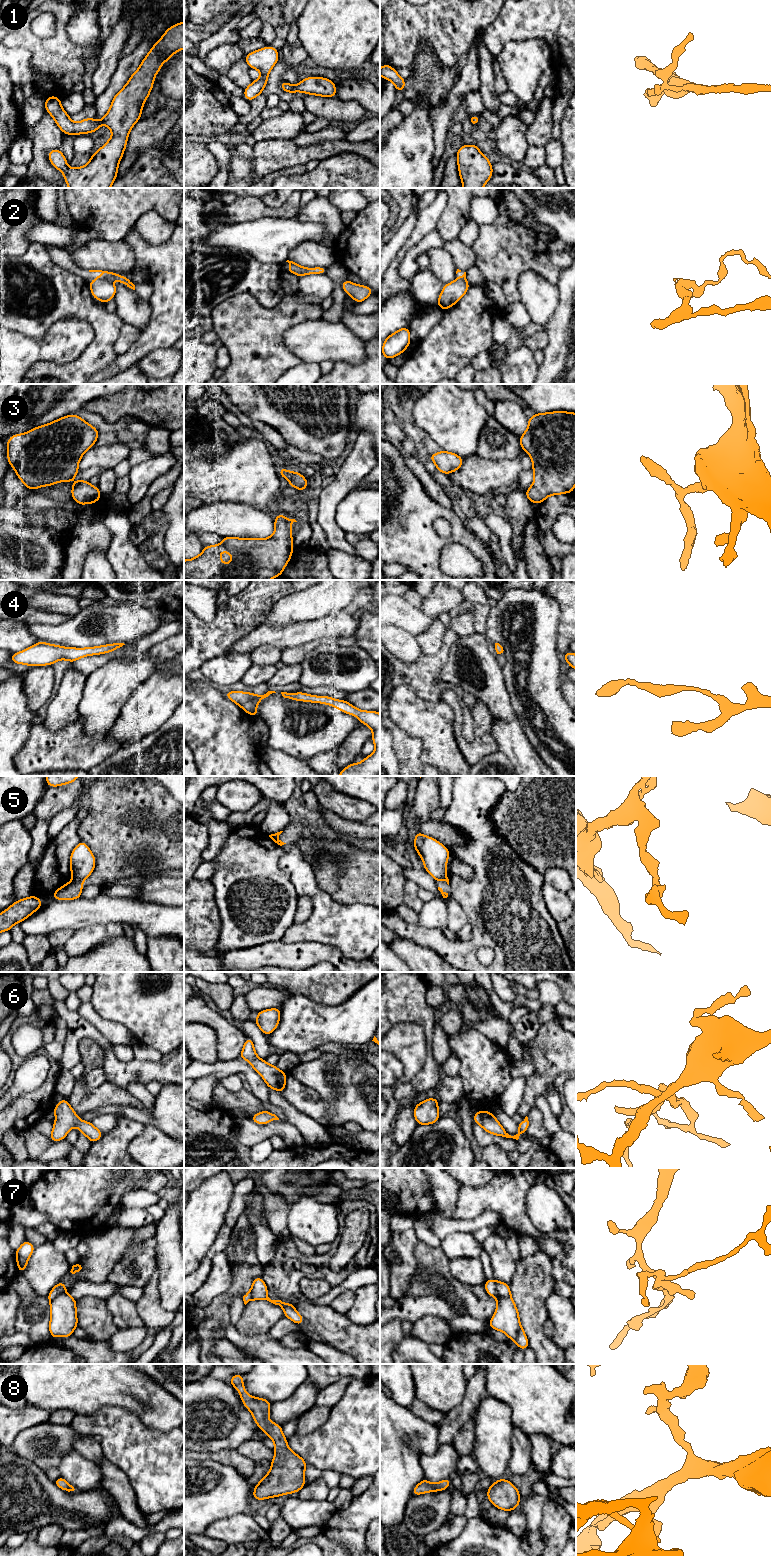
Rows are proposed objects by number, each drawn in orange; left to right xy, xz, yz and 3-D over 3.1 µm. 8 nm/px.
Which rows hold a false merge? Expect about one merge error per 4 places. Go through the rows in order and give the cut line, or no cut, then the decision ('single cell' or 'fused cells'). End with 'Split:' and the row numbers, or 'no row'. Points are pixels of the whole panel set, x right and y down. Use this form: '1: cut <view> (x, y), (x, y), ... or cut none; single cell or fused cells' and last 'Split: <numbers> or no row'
1: cut none; single cell
2: cut none; single cell
3: cut none; single cell
4: cut none; single cell
5: cut xy (75, 878), (83, 880); fused cells
6: cut none; single cell
7: cut none; single cell
8: cut none; single cell
Split: 5

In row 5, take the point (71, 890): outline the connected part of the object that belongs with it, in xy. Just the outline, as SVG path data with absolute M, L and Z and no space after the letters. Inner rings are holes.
M75 879L74 881L67 882L64 886L52 893L53 898L56 900L69 901L82 897L83 881L83 879Z

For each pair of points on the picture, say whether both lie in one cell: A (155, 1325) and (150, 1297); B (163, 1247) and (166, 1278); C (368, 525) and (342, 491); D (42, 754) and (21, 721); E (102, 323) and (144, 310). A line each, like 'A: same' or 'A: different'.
A: same
B: same
C: different
D: different
E: different

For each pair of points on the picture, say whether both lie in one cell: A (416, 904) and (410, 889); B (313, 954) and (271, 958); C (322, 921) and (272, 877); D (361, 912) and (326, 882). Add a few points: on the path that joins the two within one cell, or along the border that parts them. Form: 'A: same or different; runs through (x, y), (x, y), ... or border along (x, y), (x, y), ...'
A: same; runs through (412, 900), (411, 893)
B: same; runs through (303, 954), (298, 959), (281, 958)
C: different; border along (286, 874), (298, 895)
D: different; border along (330, 895), (335, 901), (343, 904), (369, 906)

